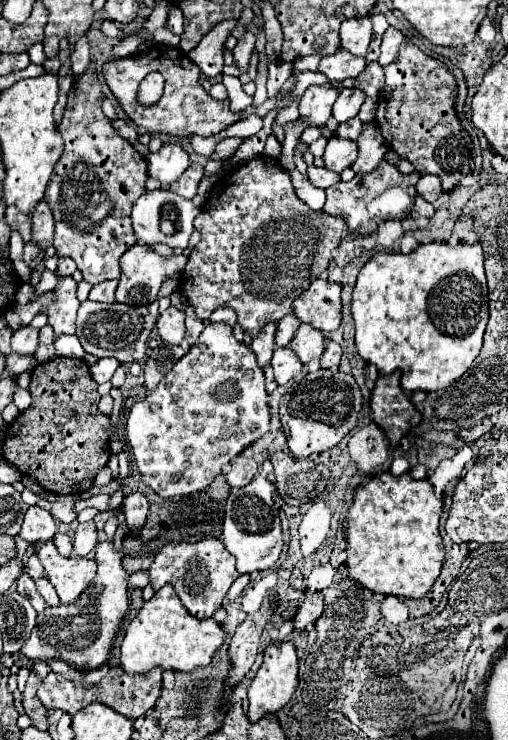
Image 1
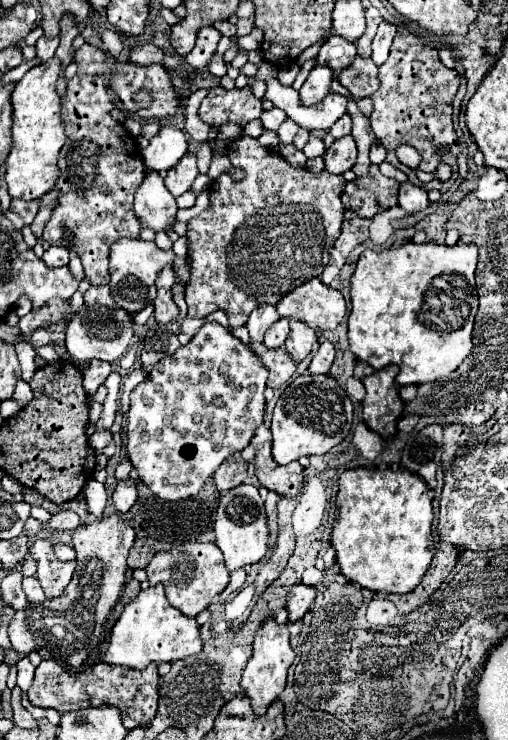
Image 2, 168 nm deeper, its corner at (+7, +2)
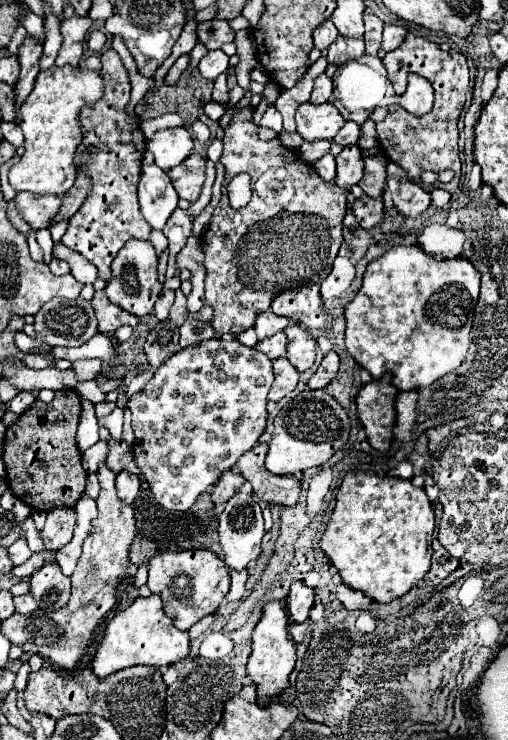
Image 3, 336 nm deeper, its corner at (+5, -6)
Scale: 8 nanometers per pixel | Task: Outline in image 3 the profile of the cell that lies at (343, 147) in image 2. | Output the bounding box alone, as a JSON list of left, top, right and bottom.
[336,146,364,188]

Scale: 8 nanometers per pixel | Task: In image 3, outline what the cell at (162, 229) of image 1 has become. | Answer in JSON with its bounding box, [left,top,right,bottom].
[138,164,178,230]

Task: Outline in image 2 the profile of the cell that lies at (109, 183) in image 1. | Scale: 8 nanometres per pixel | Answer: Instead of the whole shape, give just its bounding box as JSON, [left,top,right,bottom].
[44,44,146,284]

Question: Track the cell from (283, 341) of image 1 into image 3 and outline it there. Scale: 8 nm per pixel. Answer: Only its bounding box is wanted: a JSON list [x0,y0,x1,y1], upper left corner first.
[256,332,288,360]

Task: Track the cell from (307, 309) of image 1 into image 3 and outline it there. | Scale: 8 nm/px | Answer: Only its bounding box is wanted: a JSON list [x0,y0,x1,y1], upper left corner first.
[270,284,332,330]

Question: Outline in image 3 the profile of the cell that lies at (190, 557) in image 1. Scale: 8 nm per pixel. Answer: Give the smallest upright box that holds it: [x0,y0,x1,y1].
[148,550,230,630]

